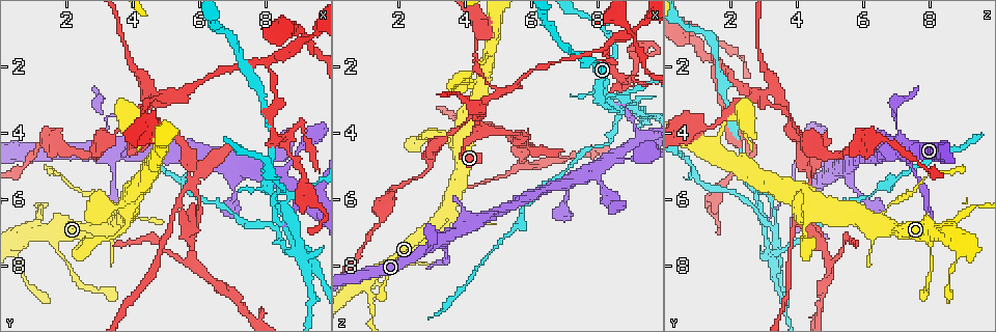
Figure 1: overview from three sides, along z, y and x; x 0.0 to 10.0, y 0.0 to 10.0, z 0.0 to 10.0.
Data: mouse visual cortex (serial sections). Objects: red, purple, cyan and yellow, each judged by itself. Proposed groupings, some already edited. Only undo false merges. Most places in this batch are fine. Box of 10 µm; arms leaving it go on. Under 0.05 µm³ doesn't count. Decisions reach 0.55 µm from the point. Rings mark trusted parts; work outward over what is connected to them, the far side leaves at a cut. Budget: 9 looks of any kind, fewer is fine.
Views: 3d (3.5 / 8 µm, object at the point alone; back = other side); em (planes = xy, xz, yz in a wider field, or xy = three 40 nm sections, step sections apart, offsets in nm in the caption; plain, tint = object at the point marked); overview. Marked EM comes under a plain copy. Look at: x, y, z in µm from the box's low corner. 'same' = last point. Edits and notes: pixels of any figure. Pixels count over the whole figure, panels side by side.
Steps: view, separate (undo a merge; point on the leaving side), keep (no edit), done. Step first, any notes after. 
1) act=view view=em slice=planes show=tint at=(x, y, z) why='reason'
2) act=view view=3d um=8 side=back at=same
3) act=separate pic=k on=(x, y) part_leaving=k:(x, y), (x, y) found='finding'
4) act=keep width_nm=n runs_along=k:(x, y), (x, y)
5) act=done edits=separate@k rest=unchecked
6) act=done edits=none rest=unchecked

act=view view=3d um=8 side=back at=(3.40, 6.60, 6.35) why='a fork'

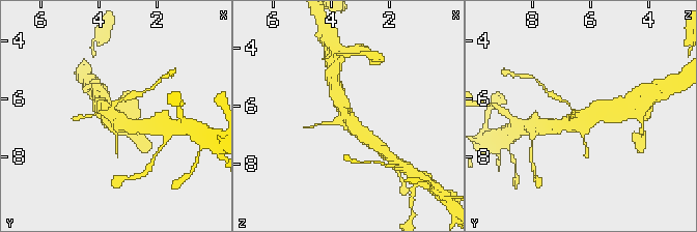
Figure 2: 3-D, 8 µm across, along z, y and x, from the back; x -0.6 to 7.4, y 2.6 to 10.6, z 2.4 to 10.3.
act=view view=3d um=3.5 at=same

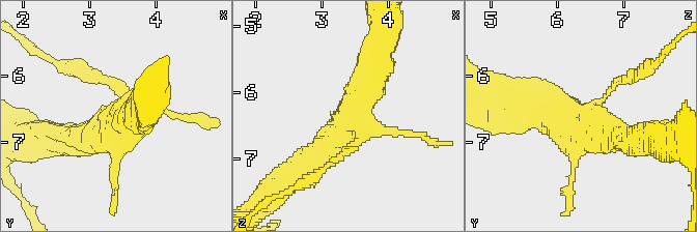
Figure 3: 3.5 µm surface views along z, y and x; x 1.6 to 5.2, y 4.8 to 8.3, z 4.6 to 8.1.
act=view view=em slice=xy step=2 show=tint at=(3.45, 6.60, 6.30)

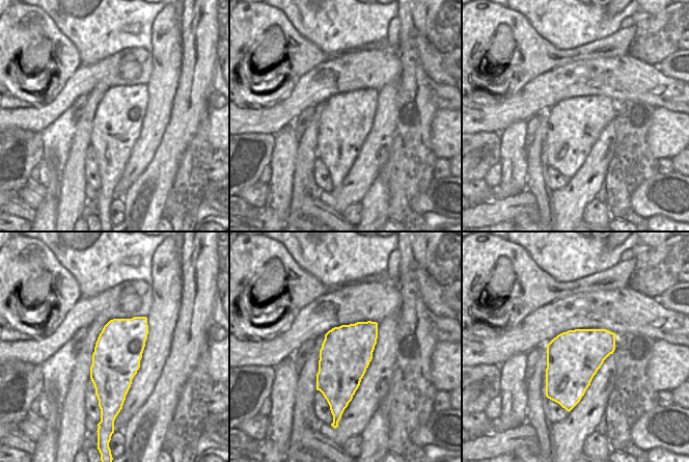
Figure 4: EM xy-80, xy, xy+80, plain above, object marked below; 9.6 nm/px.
act=keep runs_along=3:(315, 163), (354, 112), (375, 54) found='all the same cell'

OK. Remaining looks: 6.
act=view view=3d um=8 side=back at=(3.15, 3.70, 7.00) why='thin neck'

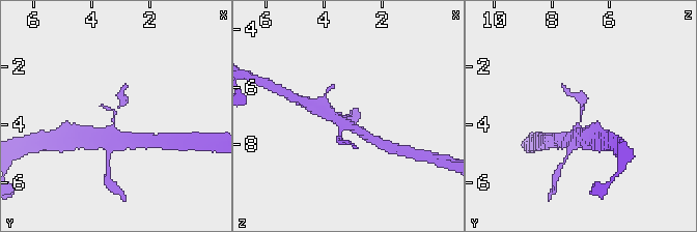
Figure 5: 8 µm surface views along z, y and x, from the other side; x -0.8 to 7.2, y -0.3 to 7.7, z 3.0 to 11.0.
act=view view=3d um=3.5 side=back at=same

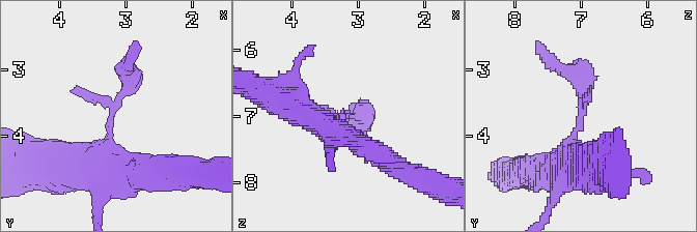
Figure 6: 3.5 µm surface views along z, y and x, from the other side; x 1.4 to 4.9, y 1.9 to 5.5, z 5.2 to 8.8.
act=view view=em slice=xy step=3 show=tint at=(3.20, 3.65, 6.95) why='shape alone is not enough'

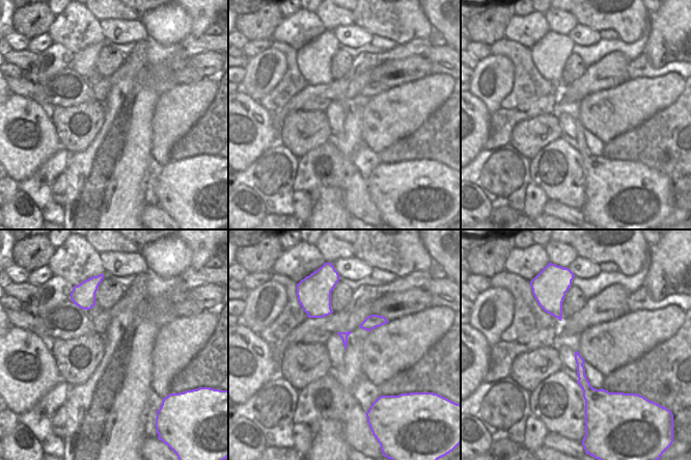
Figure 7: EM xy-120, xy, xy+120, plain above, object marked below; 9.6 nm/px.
act=keep runs_along=6:(553, 168), (582, 114), (582, 82), (555, 69) found='continuous, no second cell'

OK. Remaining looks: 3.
act=view view=3d um=3.5 at=(4.60, 2.65, 3.10) why='arms run side by side'

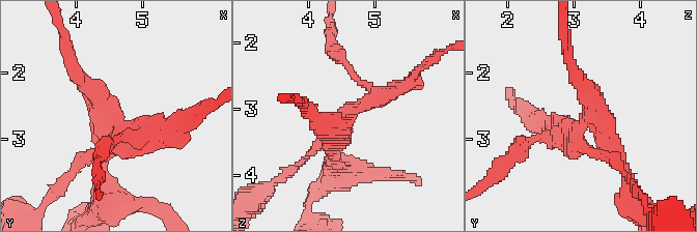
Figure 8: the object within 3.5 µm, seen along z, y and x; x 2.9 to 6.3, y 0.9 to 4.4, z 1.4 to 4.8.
act=view view=em slice=planes show=tint at=(4.55, 2.75, 3.10) arms=4 arm_widths_nm=150,200,250,250

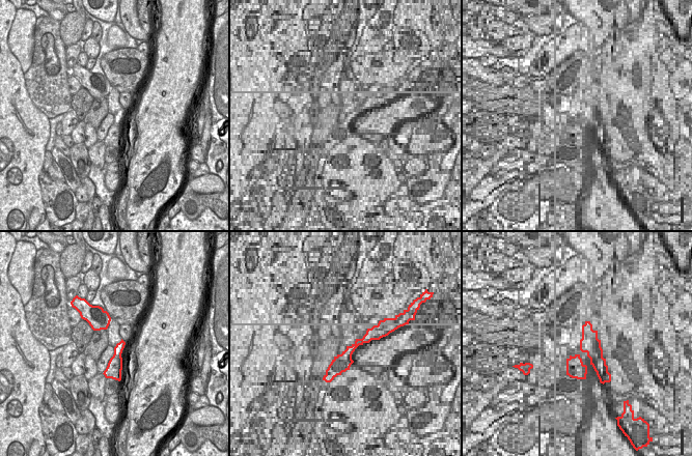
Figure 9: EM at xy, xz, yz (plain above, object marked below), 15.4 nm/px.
act=separate pic=8 on=(555, 143) part_leaving=8:(578, 123), (549, 133), (525, 113) found='a second cell is stuck on'

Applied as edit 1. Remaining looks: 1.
act=done edits=separate@8 rest=unchecked

